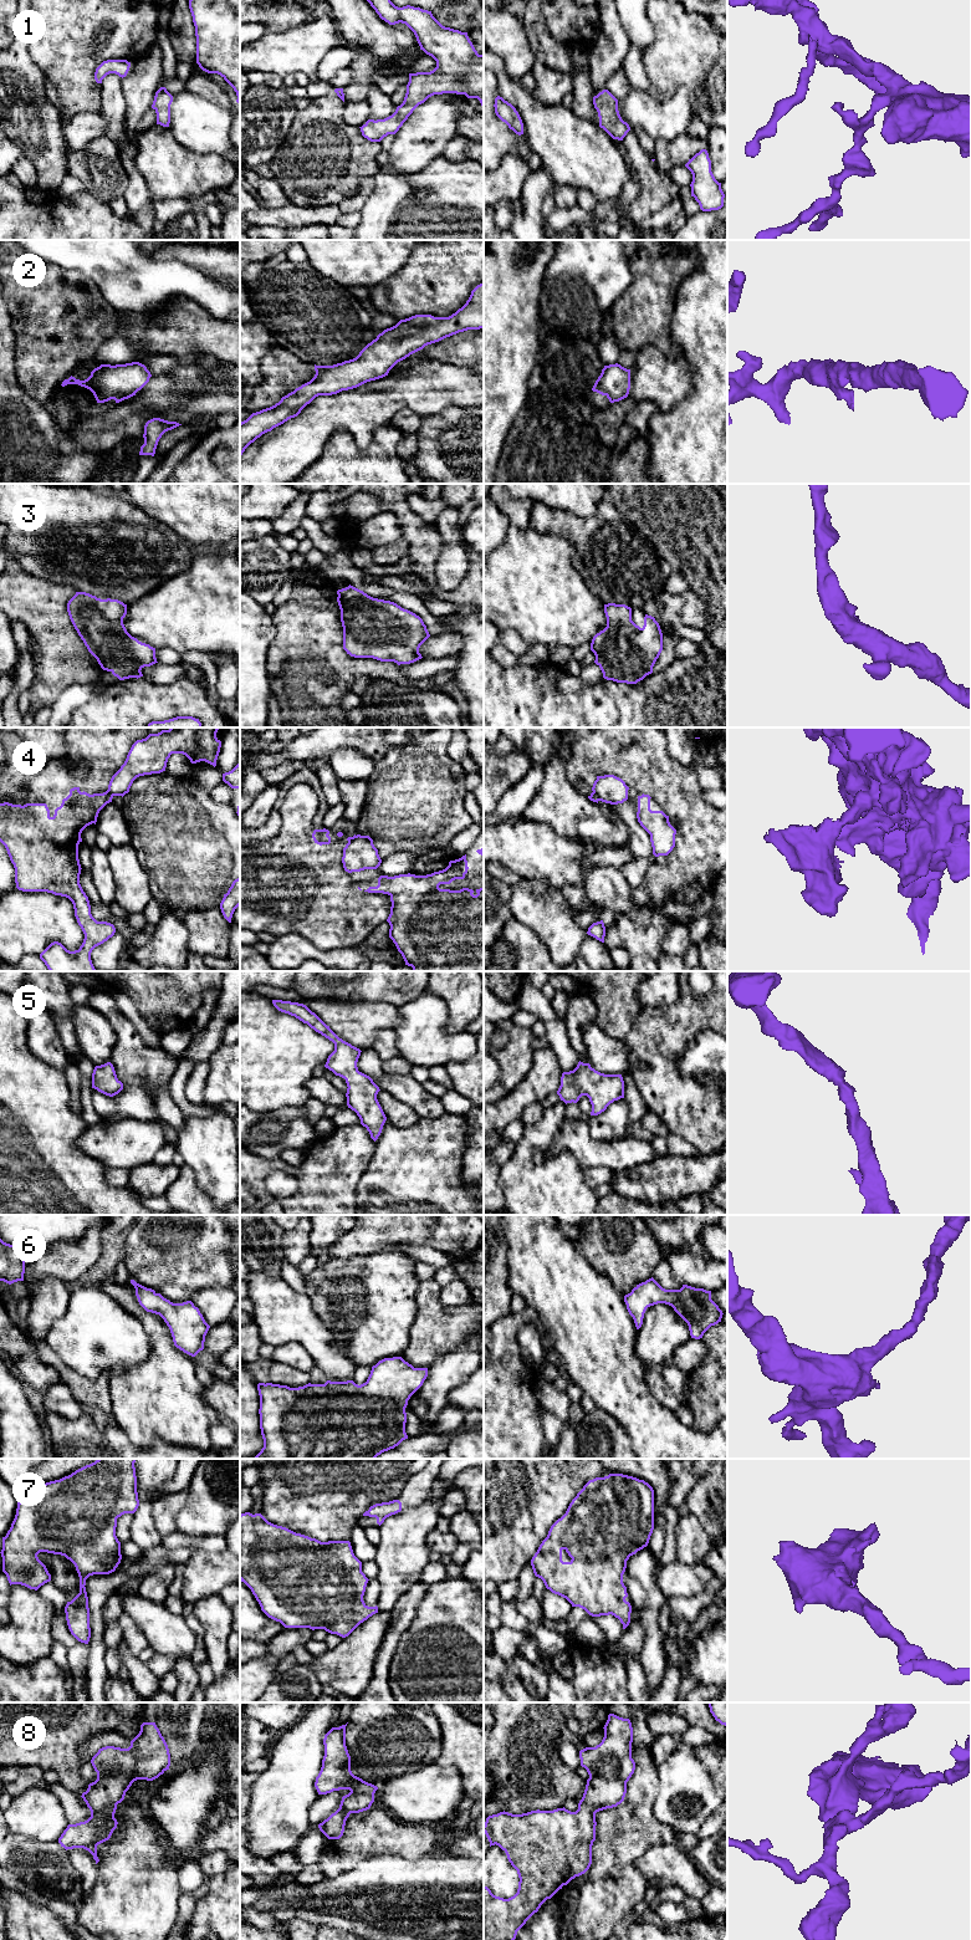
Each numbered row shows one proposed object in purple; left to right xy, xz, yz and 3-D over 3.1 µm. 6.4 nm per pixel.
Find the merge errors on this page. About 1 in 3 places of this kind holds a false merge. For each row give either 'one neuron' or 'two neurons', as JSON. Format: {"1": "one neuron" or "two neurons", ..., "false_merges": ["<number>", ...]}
{"1": "one neuron", "2": "one neuron", "3": "one neuron", "4": "two neurons", "5": "one neuron", "6": "one neuron", "7": "one neuron", "8": "one neuron", "false_merges": ["4"]}

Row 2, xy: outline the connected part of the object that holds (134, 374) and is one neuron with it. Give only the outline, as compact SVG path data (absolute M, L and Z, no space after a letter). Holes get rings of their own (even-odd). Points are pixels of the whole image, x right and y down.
M139 362L126 364L101 364L91 372L91 376L80 381L70 377L62 382L62 387L67 384L78 384L90 389L97 403L104 403L114 399L119 403L128 399L140 390L152 377L147 367Z

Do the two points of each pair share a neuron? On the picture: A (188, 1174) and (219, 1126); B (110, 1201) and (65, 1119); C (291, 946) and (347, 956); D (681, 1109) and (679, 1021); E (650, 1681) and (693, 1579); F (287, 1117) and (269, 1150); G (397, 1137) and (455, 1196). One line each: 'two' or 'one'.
A: two
B: one
C: one
D: one
E: two
F: one
G: one

